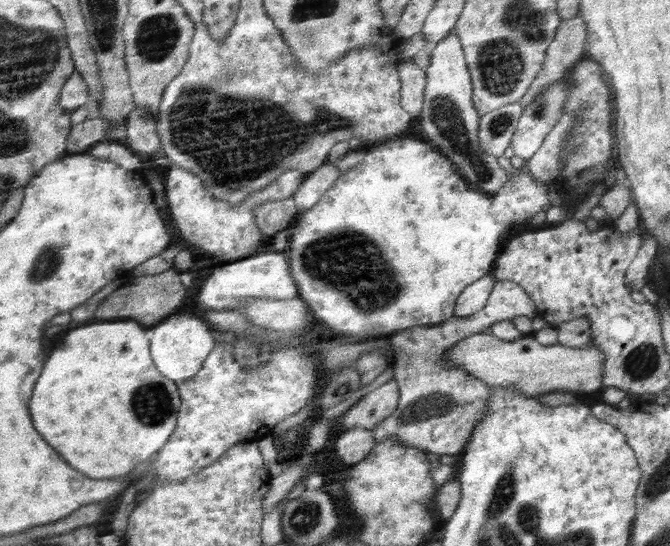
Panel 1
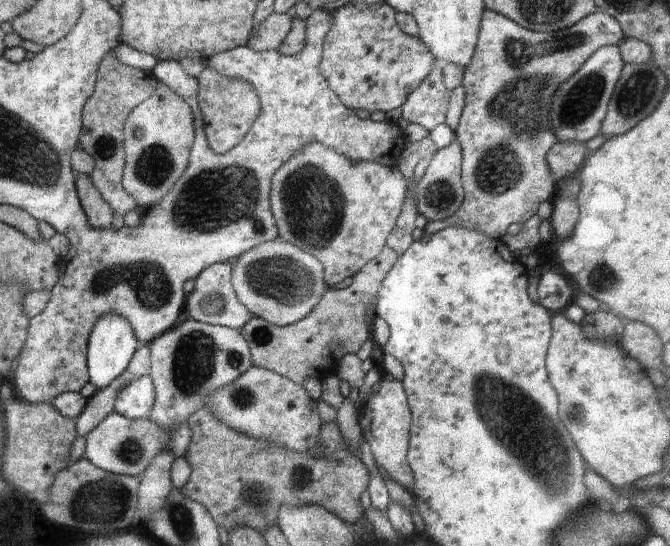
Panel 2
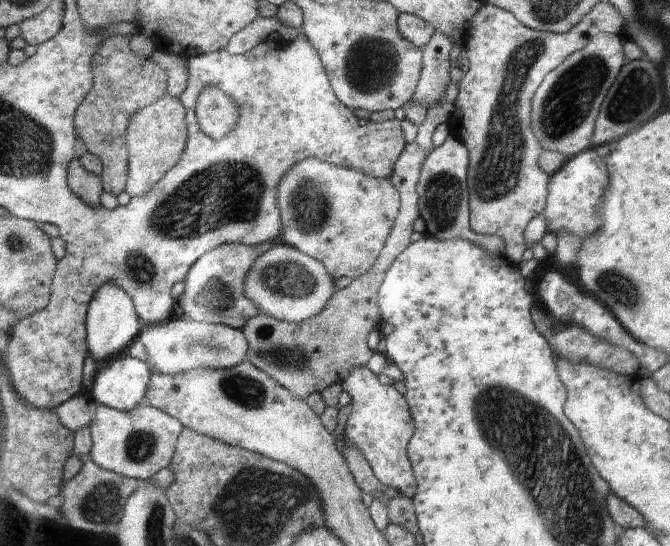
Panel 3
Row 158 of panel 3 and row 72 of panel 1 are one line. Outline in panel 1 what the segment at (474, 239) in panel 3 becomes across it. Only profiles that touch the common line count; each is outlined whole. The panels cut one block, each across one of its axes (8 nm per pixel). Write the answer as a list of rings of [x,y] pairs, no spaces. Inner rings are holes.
[[[455,29],[430,50],[429,65],[425,68],[425,73],[427,83],[423,107],[419,114],[422,130],[442,154],[458,166],[458,170],[461,170],[474,190],[482,190],[490,196],[500,192],[510,176],[498,165],[496,156],[486,154],[479,148],[478,129],[481,114],[473,102],[472,75],[465,61],[460,36]]]

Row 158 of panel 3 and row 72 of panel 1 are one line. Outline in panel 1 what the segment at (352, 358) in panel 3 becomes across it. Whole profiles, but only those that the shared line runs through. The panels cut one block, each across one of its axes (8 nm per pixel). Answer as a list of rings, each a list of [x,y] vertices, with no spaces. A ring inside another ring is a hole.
[[[403,60],[397,66],[401,82],[401,107],[412,117],[421,113],[424,102],[424,89],[427,83],[425,69],[412,61]]]

